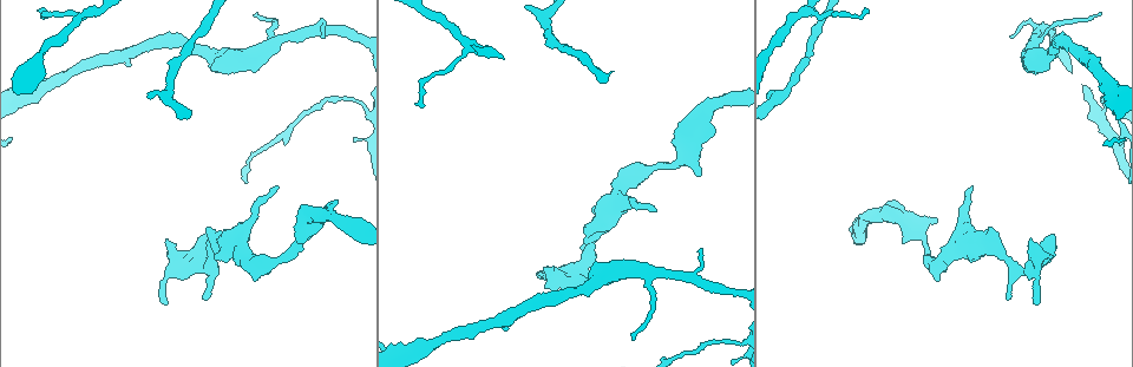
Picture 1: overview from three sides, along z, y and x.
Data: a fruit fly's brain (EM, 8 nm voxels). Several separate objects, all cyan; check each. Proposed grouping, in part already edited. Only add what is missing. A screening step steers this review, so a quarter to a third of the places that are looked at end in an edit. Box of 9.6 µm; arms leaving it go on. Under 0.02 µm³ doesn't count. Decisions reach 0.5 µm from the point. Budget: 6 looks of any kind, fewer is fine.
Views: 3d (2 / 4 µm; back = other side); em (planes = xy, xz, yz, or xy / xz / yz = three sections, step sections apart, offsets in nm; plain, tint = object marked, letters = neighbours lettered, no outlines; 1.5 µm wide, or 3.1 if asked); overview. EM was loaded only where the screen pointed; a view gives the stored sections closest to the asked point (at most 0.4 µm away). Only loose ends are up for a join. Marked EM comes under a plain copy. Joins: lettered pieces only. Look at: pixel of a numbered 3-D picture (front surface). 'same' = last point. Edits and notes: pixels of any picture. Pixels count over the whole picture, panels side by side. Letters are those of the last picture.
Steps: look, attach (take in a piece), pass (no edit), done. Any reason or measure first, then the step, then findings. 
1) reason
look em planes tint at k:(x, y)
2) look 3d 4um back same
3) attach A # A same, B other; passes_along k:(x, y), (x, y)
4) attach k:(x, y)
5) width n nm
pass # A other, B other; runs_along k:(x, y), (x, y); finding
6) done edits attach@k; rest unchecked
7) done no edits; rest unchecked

free end
look em planes letters at 1:(205, 297)

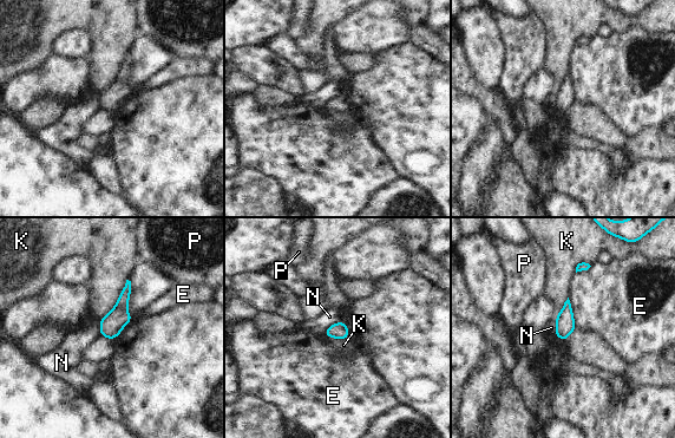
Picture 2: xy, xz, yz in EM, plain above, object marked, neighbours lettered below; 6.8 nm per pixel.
pass # E other, K other, N other, P other; border 2:(126, 279), (115, 306), (99, 321); no lettered piece goes on from it

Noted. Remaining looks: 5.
stops while still wide
look 3d 4um at 1:(988, 229)

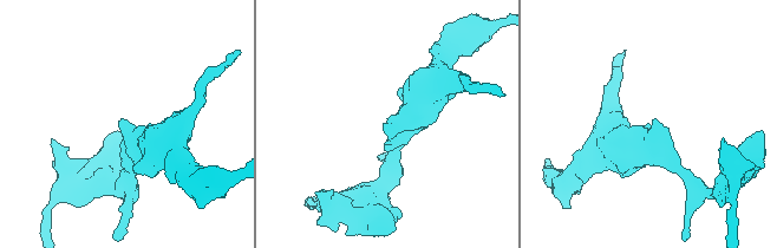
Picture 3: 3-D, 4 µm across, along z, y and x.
shape alone is not enough
look em xz step 8 tint at 3:(386, 125)

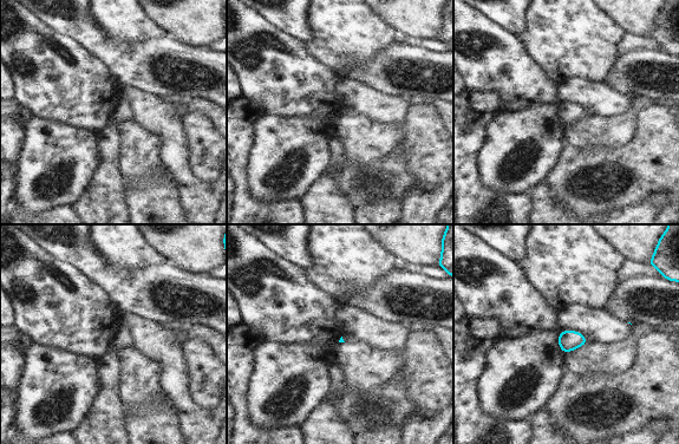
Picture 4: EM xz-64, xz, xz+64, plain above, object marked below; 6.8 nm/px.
look em planes letters same

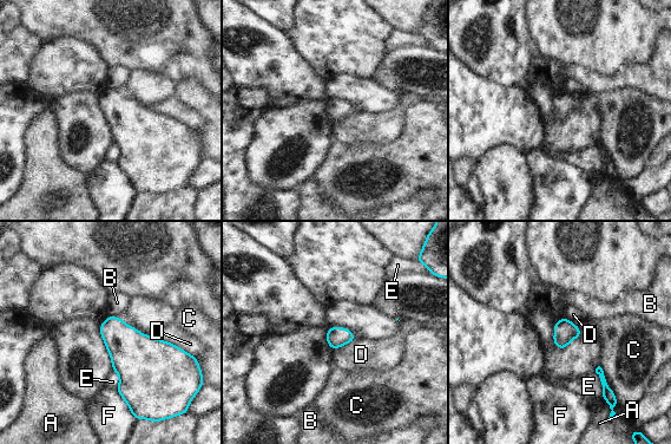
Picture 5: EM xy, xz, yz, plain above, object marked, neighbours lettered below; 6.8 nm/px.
longest_contact D 300 nm
pass # A other, B other, C other, D other, E other, F other; border 5:(151, 335), (170, 341), (189, 353); no lettered piece goes on from it

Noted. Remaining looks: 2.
done no edits; rest unchecked

